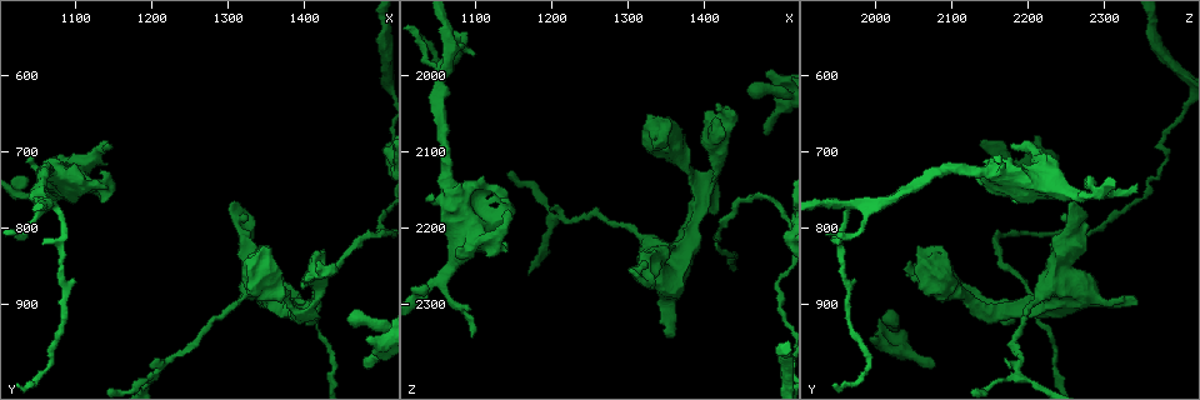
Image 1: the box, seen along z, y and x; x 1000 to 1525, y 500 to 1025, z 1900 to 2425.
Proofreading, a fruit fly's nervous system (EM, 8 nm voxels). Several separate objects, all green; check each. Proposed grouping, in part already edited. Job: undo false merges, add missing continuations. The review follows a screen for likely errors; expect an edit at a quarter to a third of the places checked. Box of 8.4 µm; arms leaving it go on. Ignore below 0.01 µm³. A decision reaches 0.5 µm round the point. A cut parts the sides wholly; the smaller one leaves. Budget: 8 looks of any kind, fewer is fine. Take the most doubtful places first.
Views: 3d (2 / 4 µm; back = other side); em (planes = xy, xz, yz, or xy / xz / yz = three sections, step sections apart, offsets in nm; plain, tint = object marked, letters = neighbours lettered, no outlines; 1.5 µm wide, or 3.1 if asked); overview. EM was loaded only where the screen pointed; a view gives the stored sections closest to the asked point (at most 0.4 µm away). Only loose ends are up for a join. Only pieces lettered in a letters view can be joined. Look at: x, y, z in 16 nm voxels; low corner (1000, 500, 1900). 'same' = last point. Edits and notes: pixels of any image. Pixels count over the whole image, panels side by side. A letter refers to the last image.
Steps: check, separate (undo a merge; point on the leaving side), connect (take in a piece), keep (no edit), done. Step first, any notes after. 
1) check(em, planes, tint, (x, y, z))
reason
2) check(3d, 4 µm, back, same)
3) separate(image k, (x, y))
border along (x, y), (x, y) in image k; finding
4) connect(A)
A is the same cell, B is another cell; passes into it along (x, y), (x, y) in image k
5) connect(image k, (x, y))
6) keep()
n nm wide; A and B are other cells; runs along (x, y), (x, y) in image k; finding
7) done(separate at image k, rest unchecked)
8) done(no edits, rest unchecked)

check(em, xy, step 8, tint, (1335, 830, 2090))
thick end

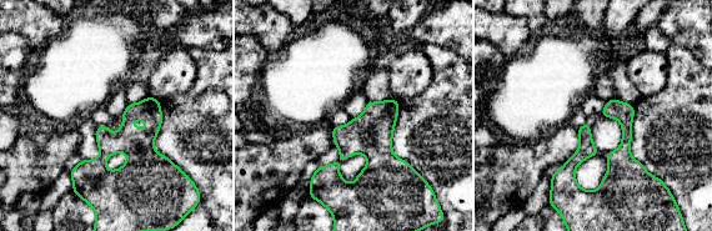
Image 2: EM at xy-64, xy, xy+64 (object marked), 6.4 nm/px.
check(em, planes, letters, same)

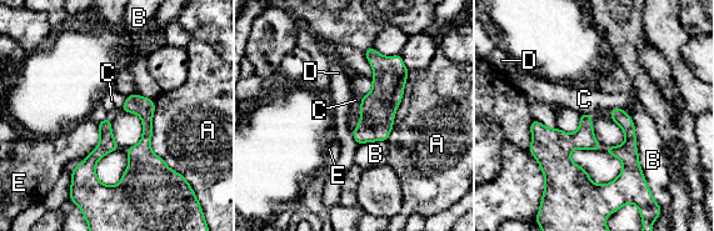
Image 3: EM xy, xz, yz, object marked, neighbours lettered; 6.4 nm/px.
keep()
A, B, C, D and E are other cells; border along (362, 96), (359, 110) in image 3; none of them fits

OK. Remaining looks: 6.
check(em, xy, step 8, tint, (1485, 980, 2080))
an open end

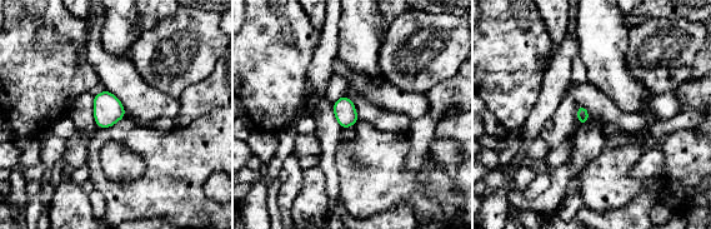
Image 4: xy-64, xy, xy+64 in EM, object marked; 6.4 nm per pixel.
check(em, yz, step 4, letters, same)

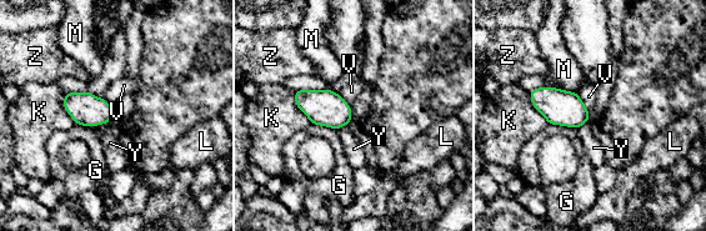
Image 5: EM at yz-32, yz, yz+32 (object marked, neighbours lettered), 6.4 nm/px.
keep()
K touches over 240 nm; G, K, L, M, V, Y and Z are other cells; border along (576, 93), (590, 113) in image 5; none of them fits

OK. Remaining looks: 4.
check(3d, 4 µm, (1350, 900, 2345))
branch stops here

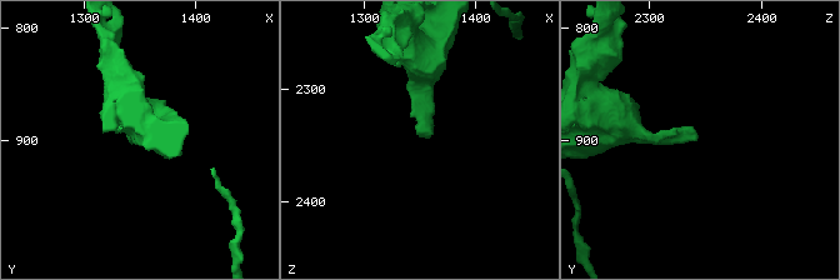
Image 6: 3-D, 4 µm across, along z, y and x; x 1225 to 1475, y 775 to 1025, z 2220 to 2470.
check(em, planes, letters, (1348, 900, 2342))
shape alone is not enough

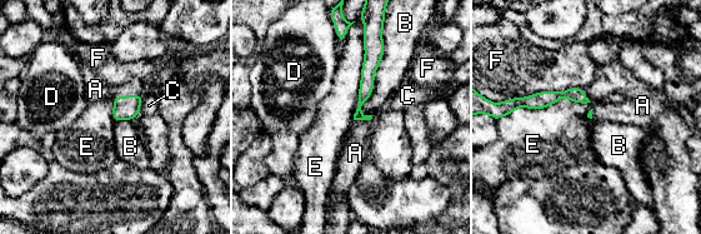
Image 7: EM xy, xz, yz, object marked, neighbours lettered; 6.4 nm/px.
connect(A)
E touches over 550 nm; A is the same cell, B, C, D, E and F are other cells; it goes on there

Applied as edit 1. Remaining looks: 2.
done(connect at image 7, rest unchecked)

